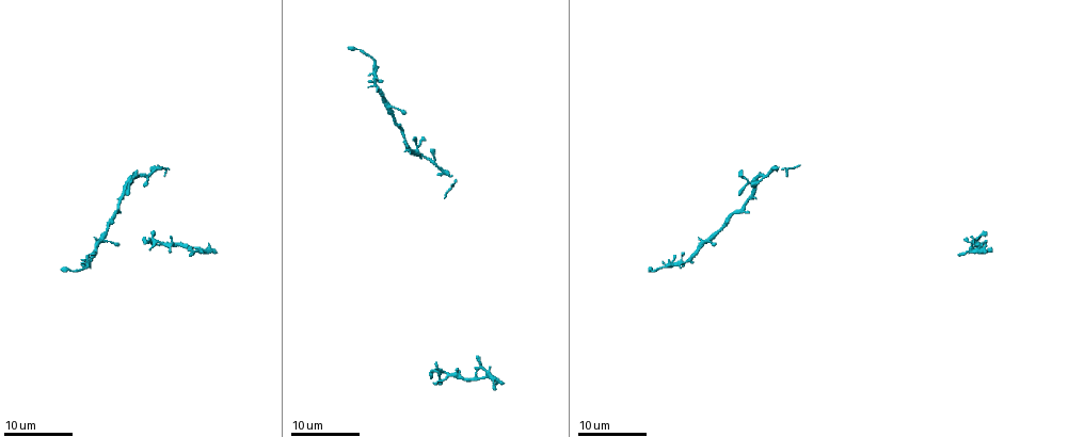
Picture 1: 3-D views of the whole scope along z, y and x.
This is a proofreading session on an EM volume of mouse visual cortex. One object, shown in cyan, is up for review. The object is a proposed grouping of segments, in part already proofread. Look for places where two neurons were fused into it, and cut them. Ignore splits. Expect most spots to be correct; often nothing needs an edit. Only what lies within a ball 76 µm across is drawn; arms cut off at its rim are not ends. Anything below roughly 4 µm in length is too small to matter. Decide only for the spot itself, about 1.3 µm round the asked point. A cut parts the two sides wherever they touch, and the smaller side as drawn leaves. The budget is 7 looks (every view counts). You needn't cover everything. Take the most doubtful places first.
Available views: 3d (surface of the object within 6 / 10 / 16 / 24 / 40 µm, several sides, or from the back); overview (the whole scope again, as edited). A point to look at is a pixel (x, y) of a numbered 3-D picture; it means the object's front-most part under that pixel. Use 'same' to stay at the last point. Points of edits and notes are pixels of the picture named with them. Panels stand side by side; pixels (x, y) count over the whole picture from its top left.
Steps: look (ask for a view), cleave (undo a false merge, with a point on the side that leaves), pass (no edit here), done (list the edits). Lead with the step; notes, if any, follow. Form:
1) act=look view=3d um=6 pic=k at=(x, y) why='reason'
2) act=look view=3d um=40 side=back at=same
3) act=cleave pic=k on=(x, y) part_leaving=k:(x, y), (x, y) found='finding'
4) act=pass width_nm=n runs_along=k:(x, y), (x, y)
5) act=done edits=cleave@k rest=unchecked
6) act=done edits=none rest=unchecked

act=look view=3d um=16 pic=1 at=(443, 370) why='thin neck'

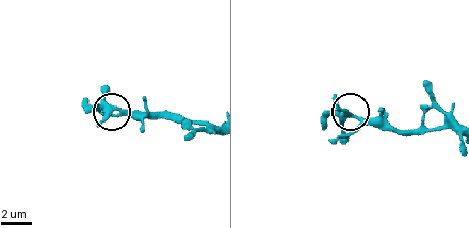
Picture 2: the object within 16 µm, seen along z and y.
act=look view=3d um=6 pic=2 at=(354, 117)

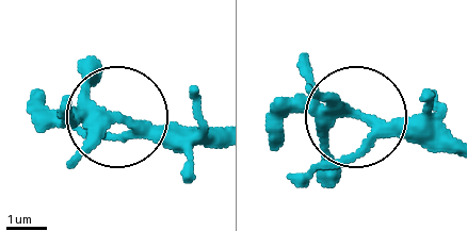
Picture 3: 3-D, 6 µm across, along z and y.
act=look view=3d um=6 side=back pic=3 at=(111, 118)

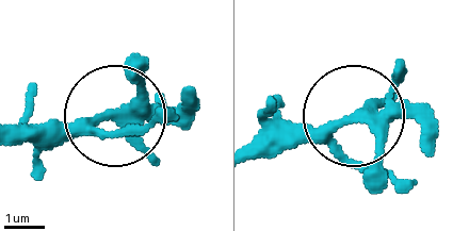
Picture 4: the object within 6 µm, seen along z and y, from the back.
act=pass arms=5 found='one neuron here'

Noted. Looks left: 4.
act=look view=3d um=16 pic=1 at=(374, 87) why='thin neck'

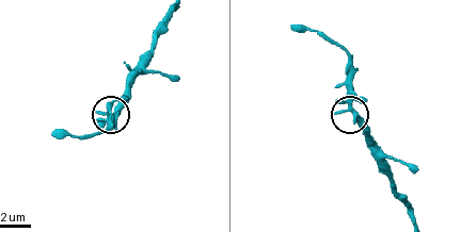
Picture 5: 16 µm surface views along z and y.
act=look view=3d um=6 pic=5 at=(354, 108)

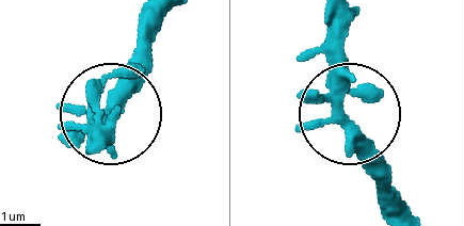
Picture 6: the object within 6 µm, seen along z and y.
act=look view=3d um=6 side=back pic=6 at=(342, 121)

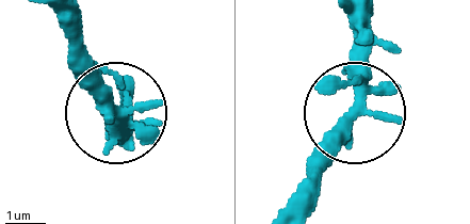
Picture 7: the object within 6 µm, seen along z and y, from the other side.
act=pass runs_along=7:(286, 212), (317, 152), (354, 110), (357, 12) found='continuous, no second neuron'

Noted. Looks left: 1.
act=done edits=none rest=unchecked

